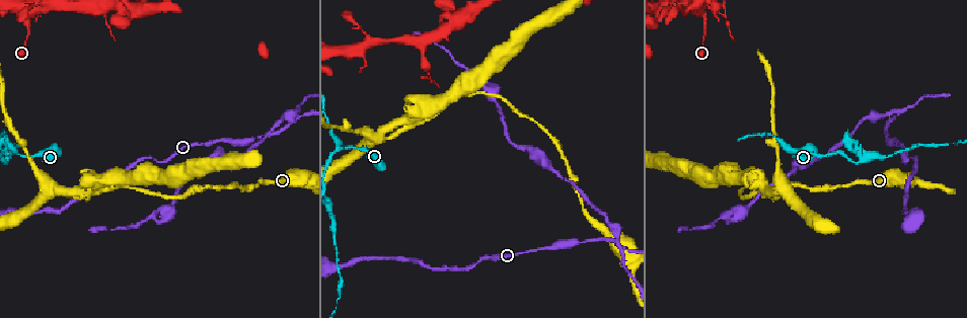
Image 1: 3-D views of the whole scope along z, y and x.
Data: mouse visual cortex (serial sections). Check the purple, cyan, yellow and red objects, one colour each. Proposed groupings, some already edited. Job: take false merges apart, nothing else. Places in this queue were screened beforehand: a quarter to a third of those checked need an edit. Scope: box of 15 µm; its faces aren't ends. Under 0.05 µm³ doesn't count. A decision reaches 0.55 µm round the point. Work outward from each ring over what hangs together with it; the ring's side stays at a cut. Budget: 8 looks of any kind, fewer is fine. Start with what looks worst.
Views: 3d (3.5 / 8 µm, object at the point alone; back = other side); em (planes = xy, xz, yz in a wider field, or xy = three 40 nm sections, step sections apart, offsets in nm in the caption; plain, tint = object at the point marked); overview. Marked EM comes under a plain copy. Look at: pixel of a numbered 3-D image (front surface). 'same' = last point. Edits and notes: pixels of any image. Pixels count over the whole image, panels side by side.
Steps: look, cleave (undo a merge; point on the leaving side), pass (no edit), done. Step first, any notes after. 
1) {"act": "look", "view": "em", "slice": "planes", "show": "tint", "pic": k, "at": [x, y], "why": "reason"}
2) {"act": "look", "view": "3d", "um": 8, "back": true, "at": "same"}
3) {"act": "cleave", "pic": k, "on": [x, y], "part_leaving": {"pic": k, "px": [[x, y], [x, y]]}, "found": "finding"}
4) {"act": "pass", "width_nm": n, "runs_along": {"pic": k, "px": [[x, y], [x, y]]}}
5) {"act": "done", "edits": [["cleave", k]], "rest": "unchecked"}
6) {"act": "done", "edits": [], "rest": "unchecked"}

{"act": "look", "view": "3d", "um": 3.5, "pic": 1, "at": [615, 241], "why": "looks like a crossing"}

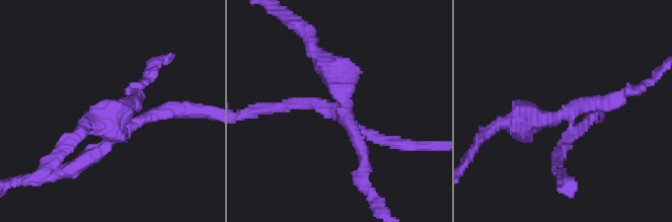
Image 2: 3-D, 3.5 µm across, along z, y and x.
{"act": "look", "view": "em", "slice": "xy", "step": 3, "show": "tint", "pic": 2, "at": [567, 119]}

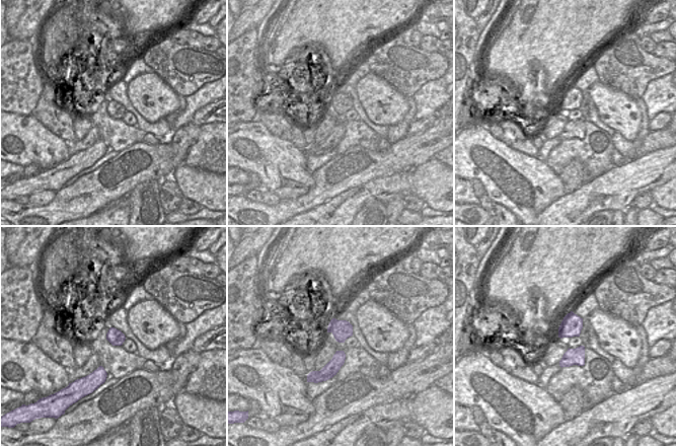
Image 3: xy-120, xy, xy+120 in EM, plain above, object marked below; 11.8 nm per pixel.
{"act": "look", "view": "em", "slice": "xy", "step": 5, "show": "tint", "at": "same", "why": "cut it another way"}

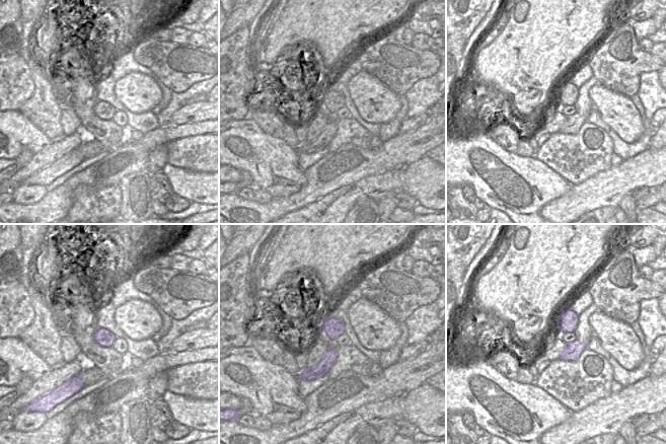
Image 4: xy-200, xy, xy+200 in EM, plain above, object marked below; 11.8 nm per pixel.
{"act": "cleave", "pic": 2, "on": [538, 117], "found": "a second cell is stuck on"}

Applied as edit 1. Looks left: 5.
{"act": "look", "view": "overview", "why": "redraw"}

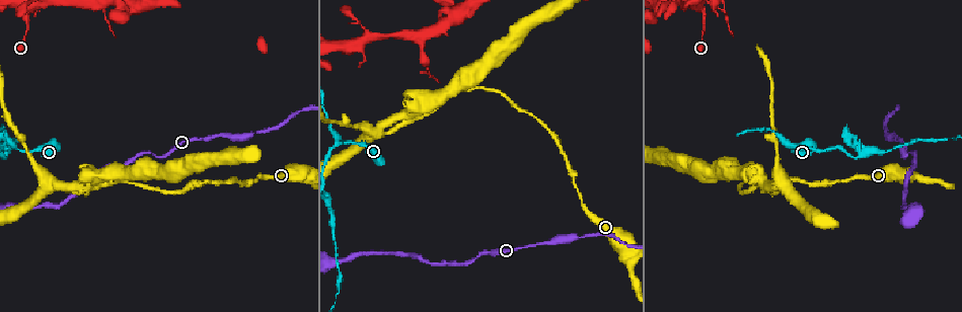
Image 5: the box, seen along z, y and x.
{"act": "look", "view": "3d", "um": 3.5, "pic": 5, "at": [340, 145], "why": "a fork"}

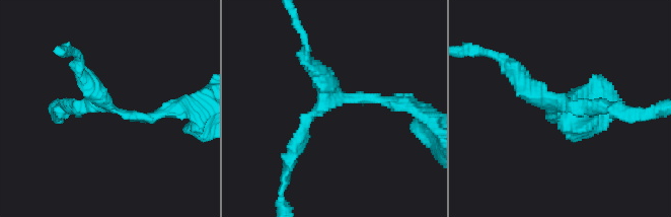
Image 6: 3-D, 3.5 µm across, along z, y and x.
{"act": "look", "view": "em", "slice": "xy", "step": 5, "show": "tint", "pic": 6, "at": [334, 103], "why": "need the tissue"}

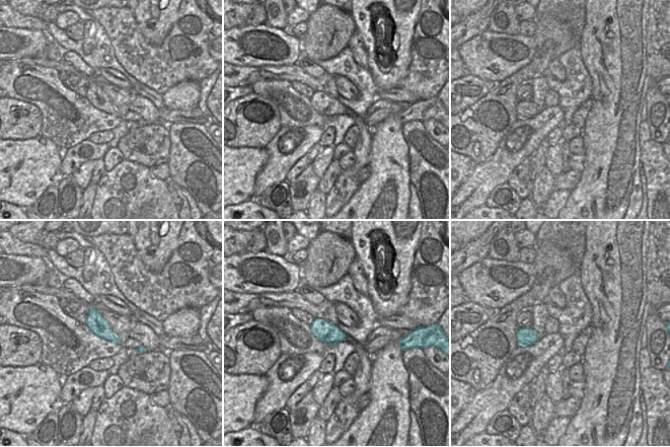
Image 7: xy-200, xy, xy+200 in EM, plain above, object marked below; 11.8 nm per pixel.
{"act": "pass", "arm_widths_nm": [150, 200, 300], "runs_along": {"pic": 6, "px": [[394, 102], [329, 102], [304, 123], [295, 154]]}, "found": "all the same cell"}

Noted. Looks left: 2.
{"act": "look", "view": "3d", "um": 3.5, "pic": 5, "at": [429, 70], "why": "sharp bend"}

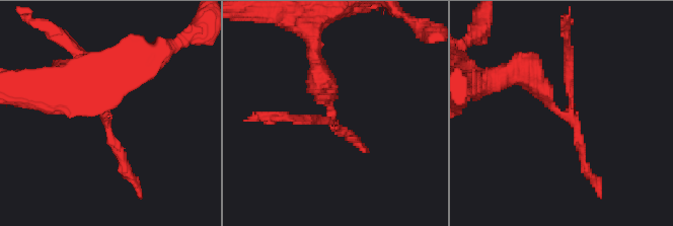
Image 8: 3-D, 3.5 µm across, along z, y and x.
{"act": "look", "view": "em", "slice": "xy", "step": 2, "show": "tint", "pic": 8, "at": [571, 100]}

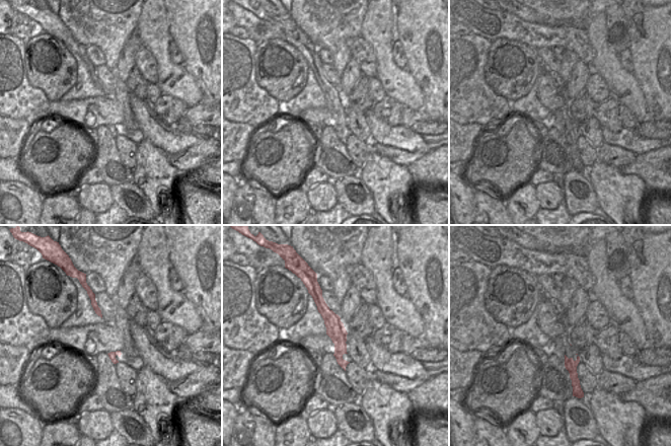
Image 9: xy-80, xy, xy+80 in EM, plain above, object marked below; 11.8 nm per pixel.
{"act": "cleave", "pic": 8, "on": [110, 138], "part_leaving": {"pic": 8, "px": [[103, 114], [122, 169], [138, 187]]}, "found": "two cells meet here"}

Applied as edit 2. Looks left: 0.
{"act": "done", "edits": [["cleave", 2], ["cleave", 8]], "rest": "unchecked"}

